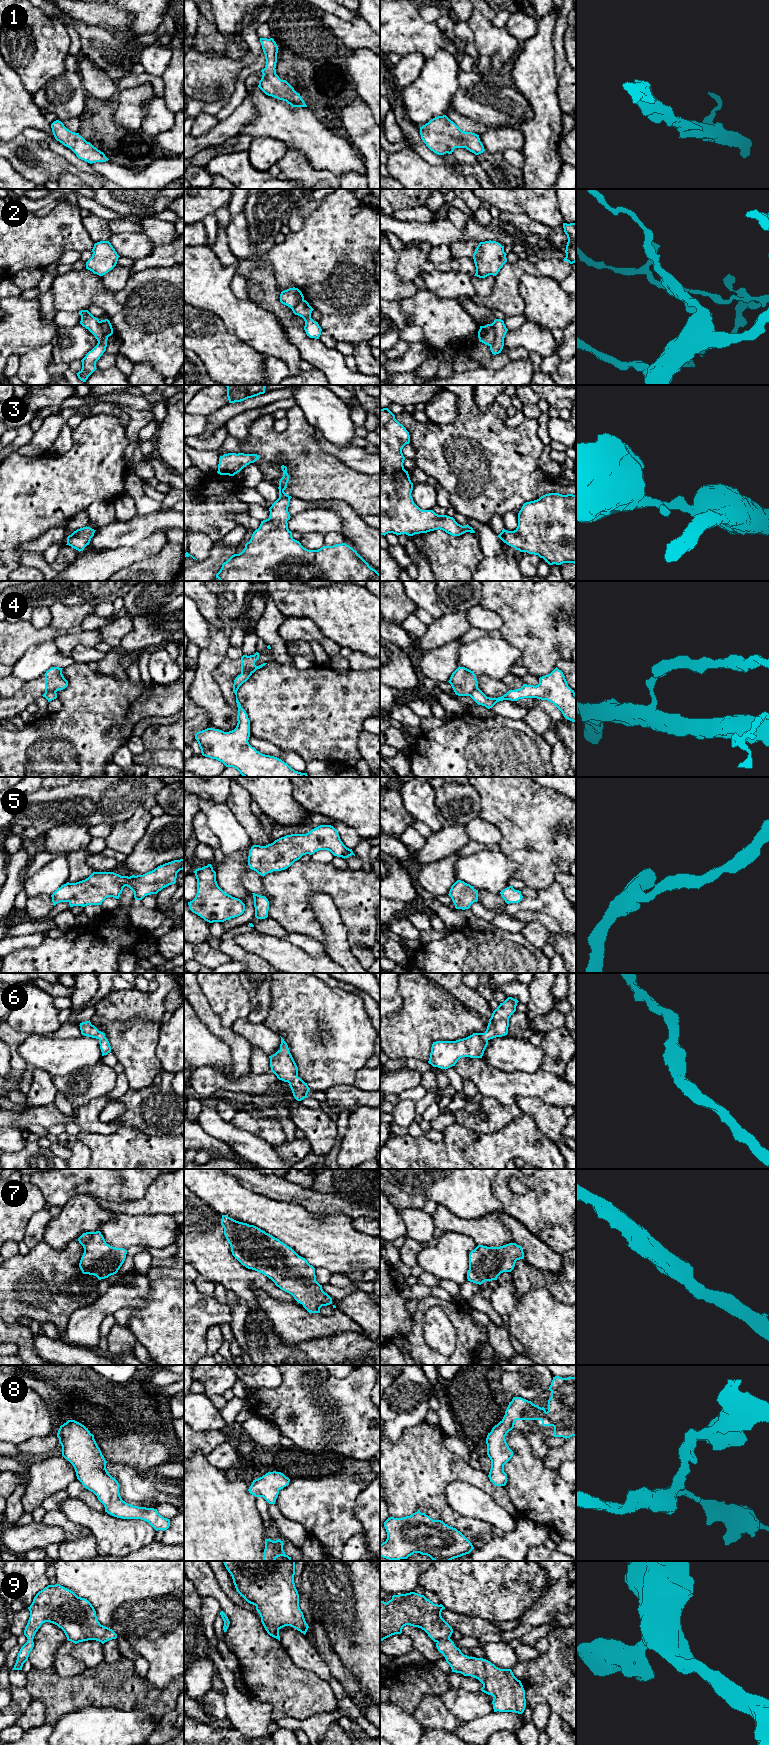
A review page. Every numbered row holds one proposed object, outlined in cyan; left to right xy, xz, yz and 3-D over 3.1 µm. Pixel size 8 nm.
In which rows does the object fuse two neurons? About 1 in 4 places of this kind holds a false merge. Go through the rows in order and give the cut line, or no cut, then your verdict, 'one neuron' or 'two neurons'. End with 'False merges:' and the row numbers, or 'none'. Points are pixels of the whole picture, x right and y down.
1: no cut; one neuron
2: cut in yz along (492, 324), (495, 330), (495, 340), (490, 346); two neurons
3: no cut; one neuron
4: cut in xy along (45, 690), (55, 692); two neurons
5: no cut; one neuron
6: no cut; one neuron
7: no cut; one neuron
8: no cut; one neuron
9: no cut; one neuron
False merges: 2, 4

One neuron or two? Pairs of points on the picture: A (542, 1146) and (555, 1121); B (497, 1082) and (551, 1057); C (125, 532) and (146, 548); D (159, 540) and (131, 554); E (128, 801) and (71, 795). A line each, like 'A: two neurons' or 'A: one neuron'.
A: two neurons
B: two neurons
C: two neurons
D: one neuron
E: one neuron

